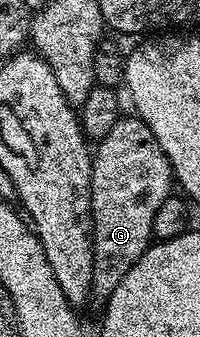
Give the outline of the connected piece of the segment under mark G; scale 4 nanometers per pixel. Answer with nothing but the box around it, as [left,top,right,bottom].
[90,113,175,301]

